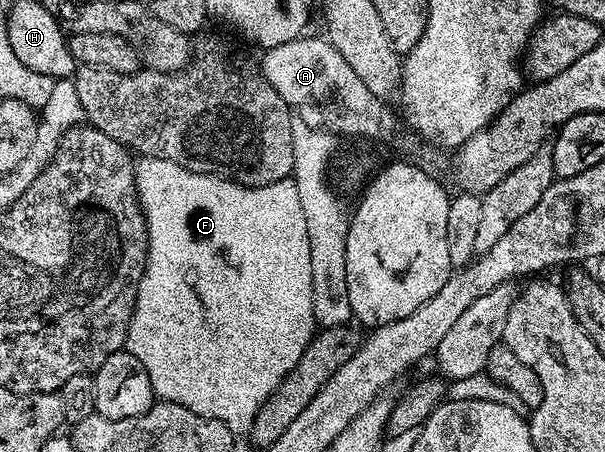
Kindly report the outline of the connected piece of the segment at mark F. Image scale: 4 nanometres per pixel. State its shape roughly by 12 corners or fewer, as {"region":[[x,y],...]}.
{"region":[[143,157],[127,328],[250,434],[317,332],[305,214]]}

